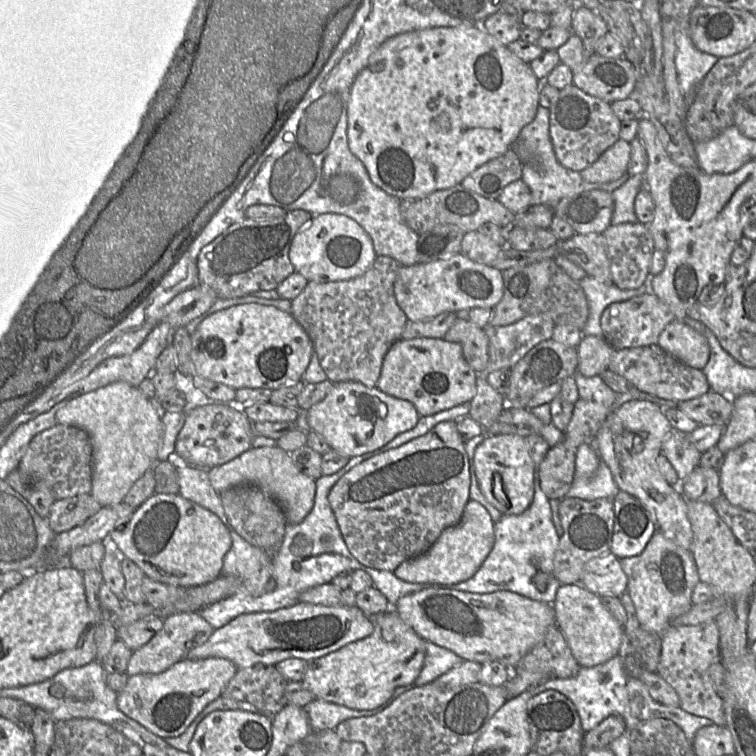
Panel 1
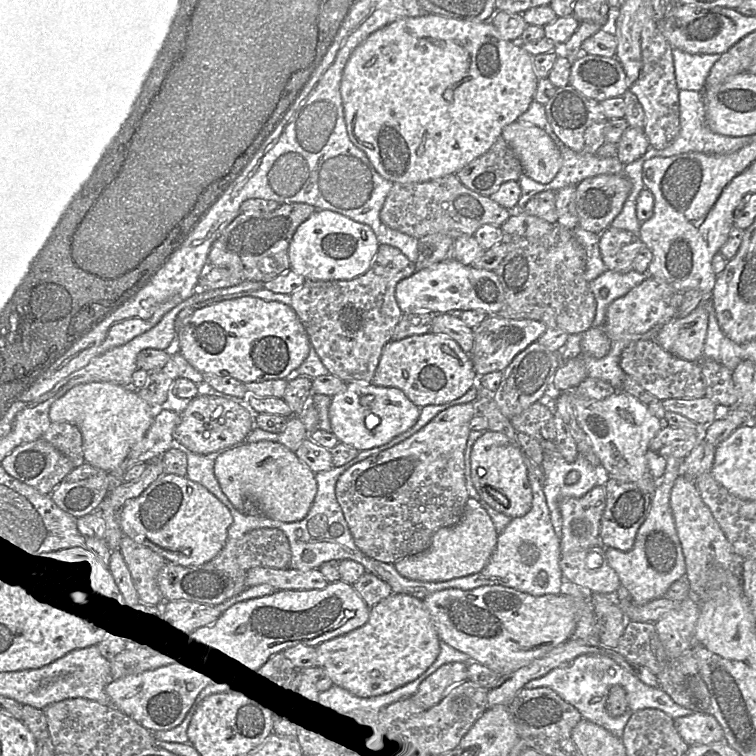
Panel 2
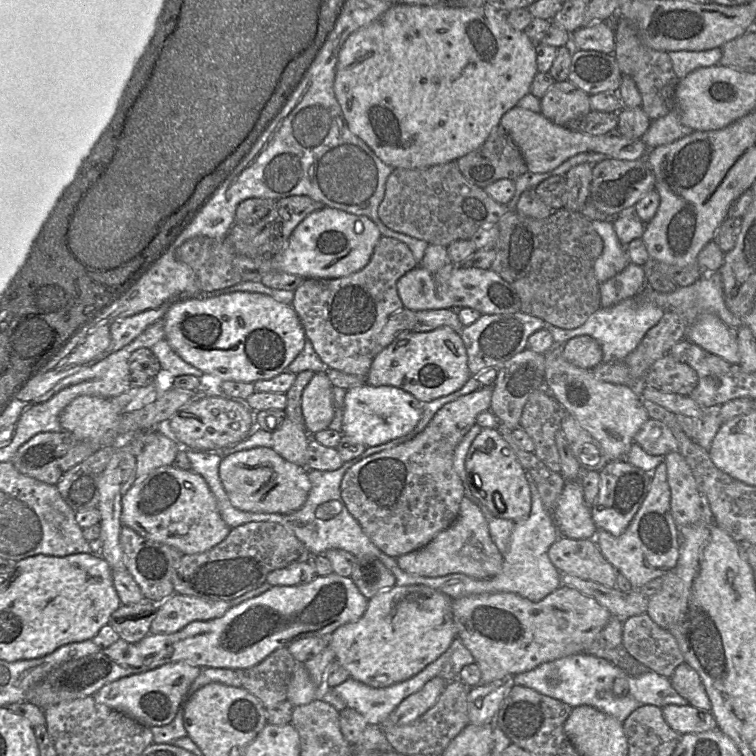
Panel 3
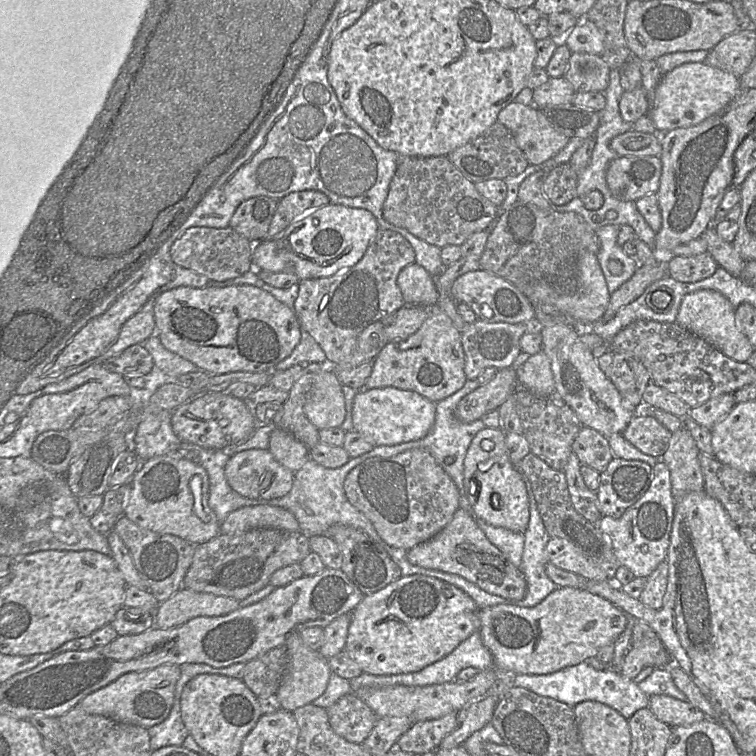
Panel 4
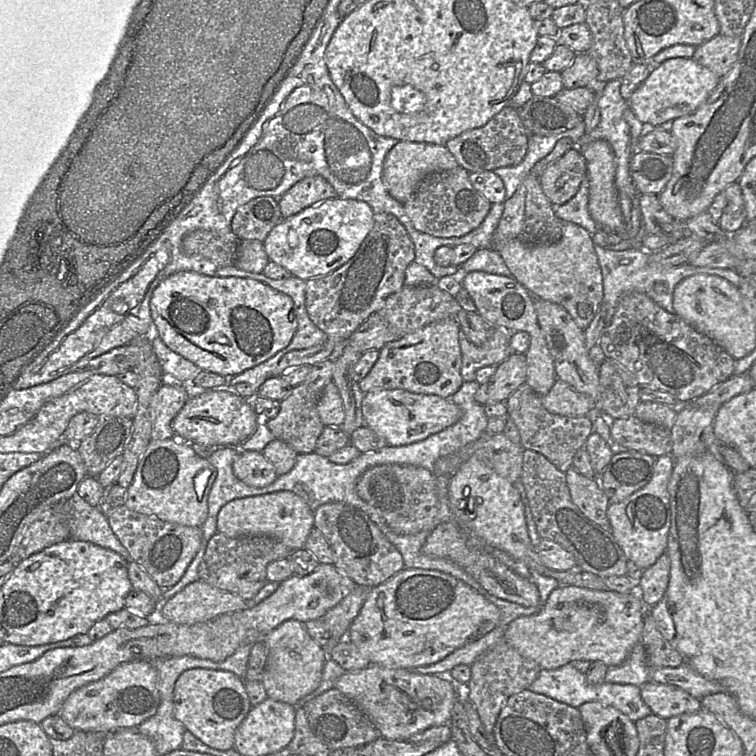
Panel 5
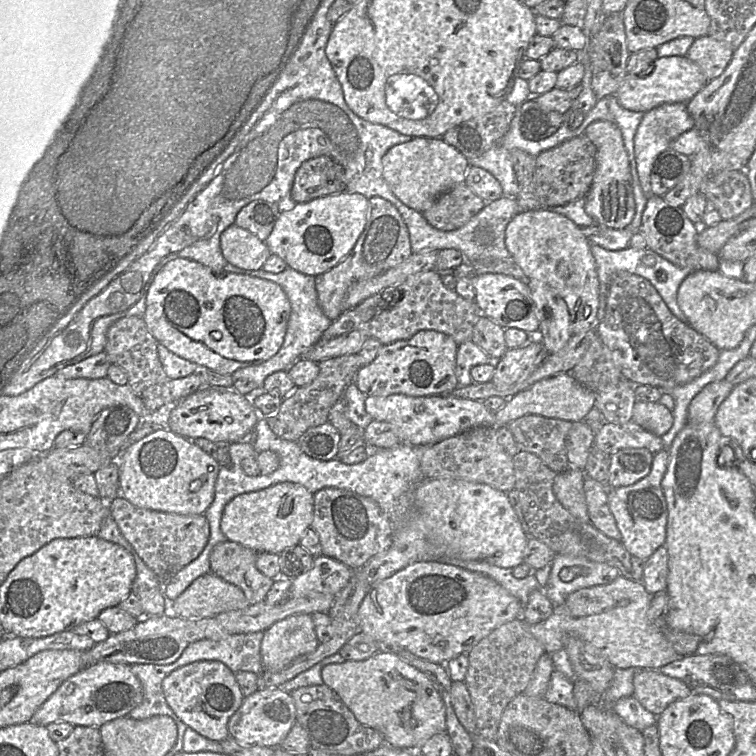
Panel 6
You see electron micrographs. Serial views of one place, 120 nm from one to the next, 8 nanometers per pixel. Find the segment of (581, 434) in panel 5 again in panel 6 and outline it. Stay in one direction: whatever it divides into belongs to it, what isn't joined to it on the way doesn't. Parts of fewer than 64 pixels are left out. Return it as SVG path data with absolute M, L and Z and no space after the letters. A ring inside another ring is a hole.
M526 414L508 424L520 450L539 456L556 473L570 467L567 455L567 436L573 422Z

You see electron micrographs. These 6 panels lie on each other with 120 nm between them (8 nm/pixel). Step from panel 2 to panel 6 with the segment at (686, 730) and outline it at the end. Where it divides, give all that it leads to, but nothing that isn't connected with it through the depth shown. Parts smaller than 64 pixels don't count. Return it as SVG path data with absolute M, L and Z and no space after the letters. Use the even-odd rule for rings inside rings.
M650 669L638 670L633 678L633 686L633 697L657 717L672 702L692 693L683 681Z

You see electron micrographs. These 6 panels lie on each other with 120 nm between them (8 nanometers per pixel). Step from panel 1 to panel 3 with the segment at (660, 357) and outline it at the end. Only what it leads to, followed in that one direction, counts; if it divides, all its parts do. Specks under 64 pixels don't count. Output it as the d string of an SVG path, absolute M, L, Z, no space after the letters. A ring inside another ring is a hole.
M669 353L656 360L643 378L643 386L680 395L690 395L697 383L695 370Z

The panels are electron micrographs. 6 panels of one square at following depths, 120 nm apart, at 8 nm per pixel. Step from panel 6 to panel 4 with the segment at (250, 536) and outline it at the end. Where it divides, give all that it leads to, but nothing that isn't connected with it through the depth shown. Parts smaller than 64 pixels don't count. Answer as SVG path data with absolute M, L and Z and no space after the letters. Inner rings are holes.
M271 505L244 506L232 511L221 522L221 533L238 535L252 528L271 527L300 531L295 516L281 507Z

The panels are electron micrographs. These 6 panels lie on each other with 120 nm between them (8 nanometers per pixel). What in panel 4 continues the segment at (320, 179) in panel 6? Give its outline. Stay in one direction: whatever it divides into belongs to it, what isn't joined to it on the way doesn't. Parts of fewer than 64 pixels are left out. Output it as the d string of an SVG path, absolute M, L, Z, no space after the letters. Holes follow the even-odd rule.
M303 190L287 194L278 200L265 239L275 238L291 223L328 203L330 203L329 198L316 190Z

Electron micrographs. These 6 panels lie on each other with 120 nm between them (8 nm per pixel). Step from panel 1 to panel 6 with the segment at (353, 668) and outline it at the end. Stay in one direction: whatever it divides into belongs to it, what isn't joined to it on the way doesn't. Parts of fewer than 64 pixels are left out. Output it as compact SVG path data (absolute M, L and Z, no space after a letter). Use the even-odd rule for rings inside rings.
M426 561L426 562L416 562L406 566L405 568L397 571L392 576L381 580L371 586L370 590L367 592L360 604L358 610L359 617L359 631L370 636L374 641L376 641L381 649L390 648L404 648L411 652L412 654L420 657L422 659L428 660L435 664L446 664L448 661L456 656L462 654L467 654L473 647L475 647L482 639L490 635L494 630L502 626L503 624L512 621L517 618L522 618L522 612L525 606L513 596L509 591L503 588L496 581L490 577L473 572L456 565L448 564L440 561Z

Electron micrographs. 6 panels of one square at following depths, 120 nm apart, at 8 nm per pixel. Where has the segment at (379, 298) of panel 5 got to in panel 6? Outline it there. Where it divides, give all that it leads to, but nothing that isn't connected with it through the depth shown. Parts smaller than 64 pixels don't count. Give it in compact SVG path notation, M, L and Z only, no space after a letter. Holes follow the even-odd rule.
M381 197L369 198L367 223L354 248L337 265L315 277L317 300L324 315L332 322L336 320L346 311L345 298L356 281L379 275L411 254L409 231L399 211Z

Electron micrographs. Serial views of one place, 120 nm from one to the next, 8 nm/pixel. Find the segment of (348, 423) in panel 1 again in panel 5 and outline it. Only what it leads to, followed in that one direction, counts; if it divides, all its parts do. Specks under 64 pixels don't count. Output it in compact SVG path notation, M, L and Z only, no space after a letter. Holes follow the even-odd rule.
M403 389L371 390L362 400L364 425L382 436L388 445L401 446L426 439L456 423L462 416L461 408L449 398L432 394L417 394Z

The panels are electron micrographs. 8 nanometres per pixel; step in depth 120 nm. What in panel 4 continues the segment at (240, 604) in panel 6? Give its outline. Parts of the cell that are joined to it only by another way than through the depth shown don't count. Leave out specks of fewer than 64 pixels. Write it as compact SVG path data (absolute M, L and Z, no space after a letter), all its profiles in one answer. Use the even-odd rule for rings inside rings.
M181 587L156 608L155 627L173 628L198 616L221 616L240 607L240 601L234 598Z

